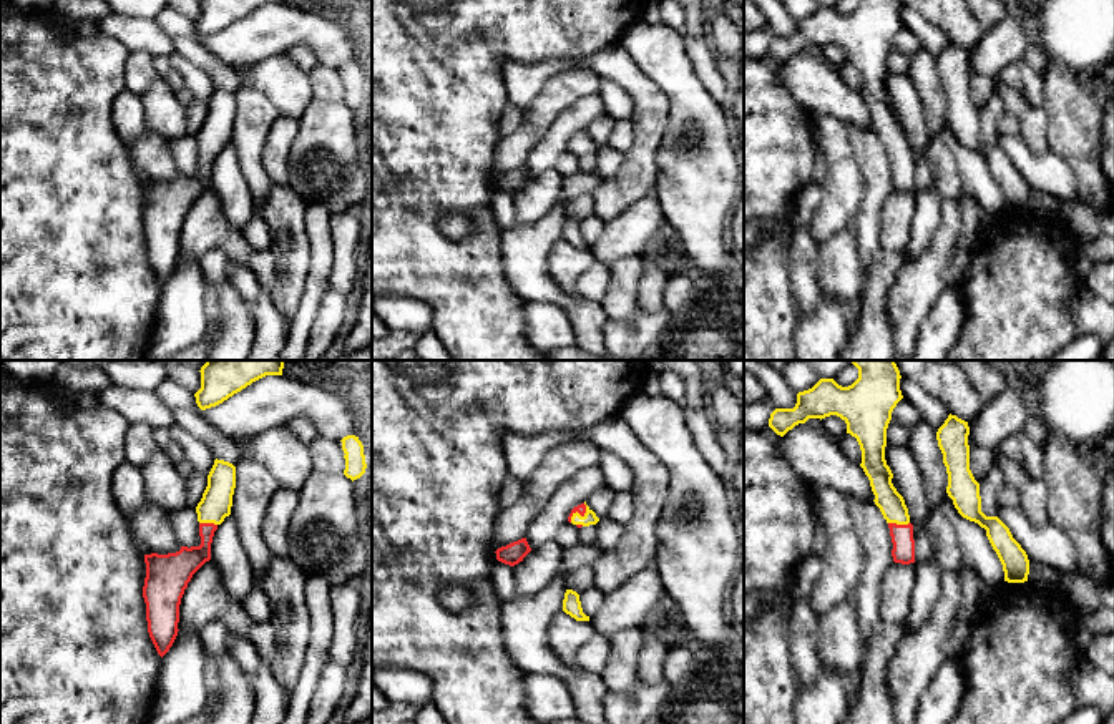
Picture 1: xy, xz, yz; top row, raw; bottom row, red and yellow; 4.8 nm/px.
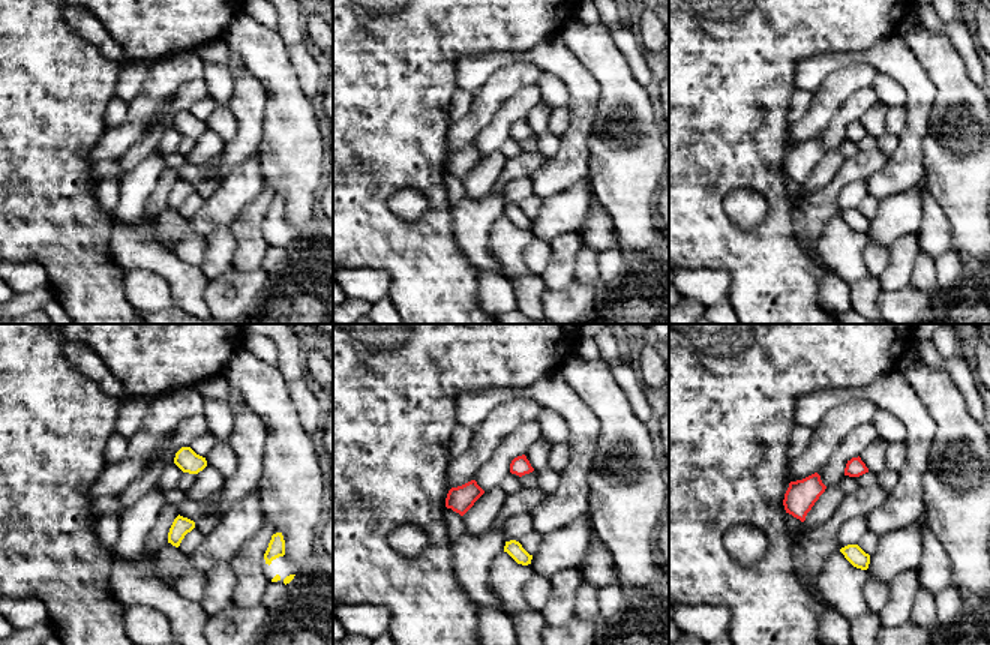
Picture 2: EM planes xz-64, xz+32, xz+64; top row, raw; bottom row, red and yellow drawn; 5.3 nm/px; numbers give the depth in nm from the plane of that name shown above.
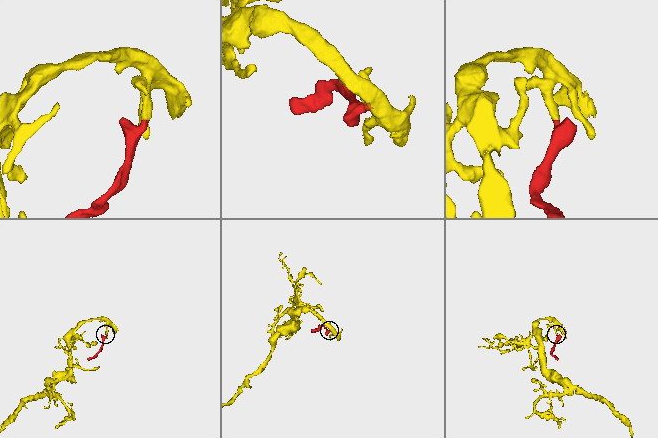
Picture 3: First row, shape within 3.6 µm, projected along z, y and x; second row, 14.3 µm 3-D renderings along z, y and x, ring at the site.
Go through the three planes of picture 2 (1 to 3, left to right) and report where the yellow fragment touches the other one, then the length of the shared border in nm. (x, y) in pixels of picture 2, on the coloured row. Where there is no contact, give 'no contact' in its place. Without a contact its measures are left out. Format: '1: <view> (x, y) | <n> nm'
1: no contact
2: no contact
3: no contact

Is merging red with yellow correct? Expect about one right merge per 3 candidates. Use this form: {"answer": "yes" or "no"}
{"answer": "yes"}

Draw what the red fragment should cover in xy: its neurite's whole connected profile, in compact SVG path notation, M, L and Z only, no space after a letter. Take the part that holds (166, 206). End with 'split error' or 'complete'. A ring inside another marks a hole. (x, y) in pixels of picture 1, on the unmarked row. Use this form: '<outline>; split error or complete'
M214 88L208 115L196 135L199 149L199 174L181 174L176 181L144 183L146 206L143 226L149 266L163 286L178 264L179 232L193 203L211 188L214 159L231 143L236 116L236 95Z; split error

